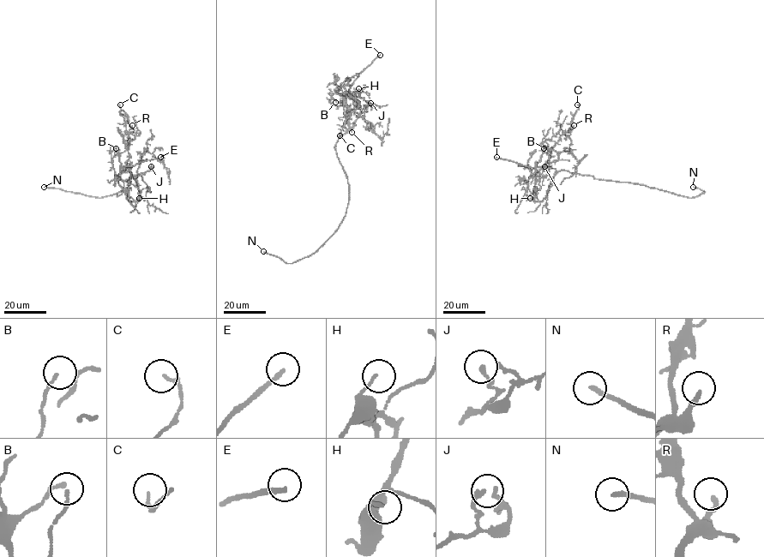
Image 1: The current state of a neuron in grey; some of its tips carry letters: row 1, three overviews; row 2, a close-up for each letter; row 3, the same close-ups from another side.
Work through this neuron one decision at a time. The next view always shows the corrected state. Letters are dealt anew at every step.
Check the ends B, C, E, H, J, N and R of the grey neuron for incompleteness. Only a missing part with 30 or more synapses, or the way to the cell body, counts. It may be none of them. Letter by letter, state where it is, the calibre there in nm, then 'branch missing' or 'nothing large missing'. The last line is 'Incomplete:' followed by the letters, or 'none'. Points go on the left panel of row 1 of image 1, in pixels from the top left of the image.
B: (116, 148) | 90 nm | nothing large missing
C: (120, 104) | 130 nm | nothing large missing
E: (160, 157) | 200 nm | branch missing
H: (139, 198) | 110 nm | nothing large missing
J: (151, 166) | 190 nm | nothing large missing
N: (44, 187) | 220 nm | branch missing
R: (132, 125) | 200 nm | branch missing
Incomplete: E, N, R

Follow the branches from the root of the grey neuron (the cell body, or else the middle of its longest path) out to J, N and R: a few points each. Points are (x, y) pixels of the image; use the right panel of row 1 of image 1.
J: (574, 173), (559, 170), (539, 201), (534, 183), (544, 166)
N: (574, 173), (601, 180), (643, 184), (688, 197), (705, 192), (693, 187)
R: (574, 173), (559, 170), (547, 195), (540, 201), (534, 196), (536, 173), (559, 138), (574, 125)

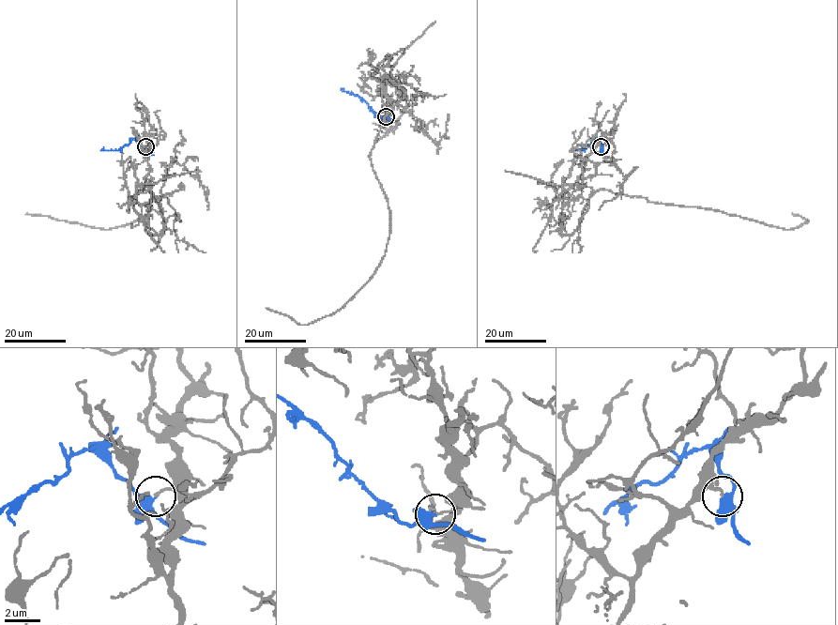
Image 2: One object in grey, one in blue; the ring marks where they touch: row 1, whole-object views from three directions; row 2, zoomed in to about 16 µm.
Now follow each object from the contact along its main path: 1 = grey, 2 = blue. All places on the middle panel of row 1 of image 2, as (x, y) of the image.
1: (385, 116), (381, 77), (405, 92), (370, 155), (389, 212), (379, 266), (342, 308), (307, 324), (266, 308)
2: (385, 116), (381, 118), (358, 96), (343, 87)

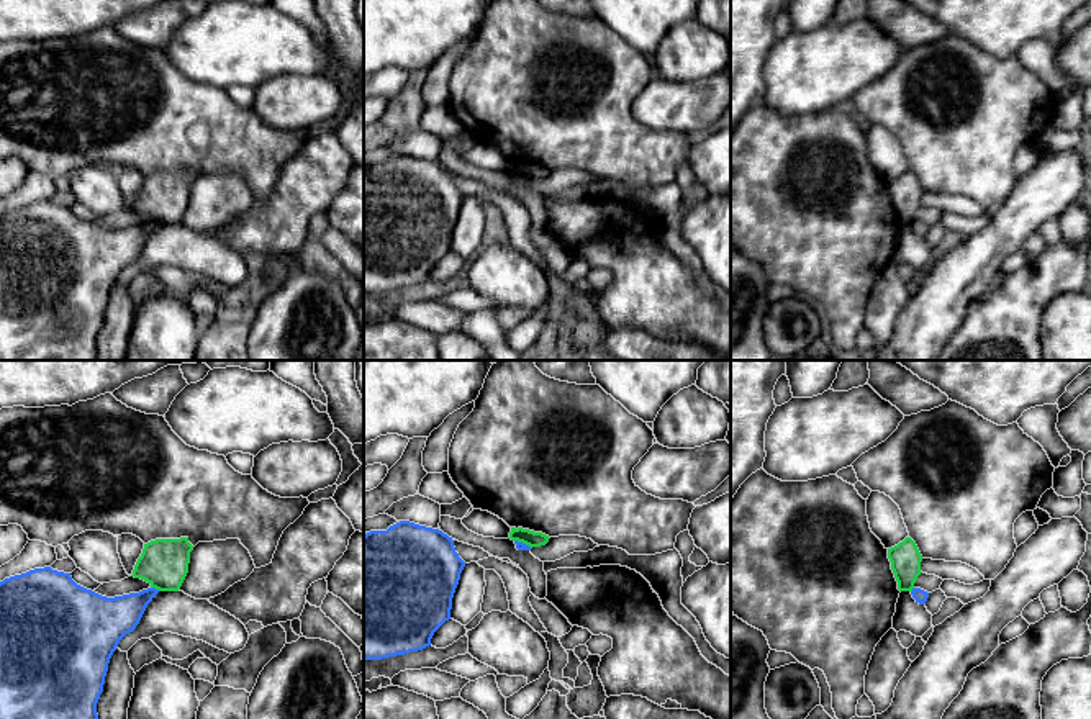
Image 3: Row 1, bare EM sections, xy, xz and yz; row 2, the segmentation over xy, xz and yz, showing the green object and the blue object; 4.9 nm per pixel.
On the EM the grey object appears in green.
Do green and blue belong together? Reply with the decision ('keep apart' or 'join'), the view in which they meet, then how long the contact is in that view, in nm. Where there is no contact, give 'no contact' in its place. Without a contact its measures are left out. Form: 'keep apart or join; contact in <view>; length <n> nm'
keep apart; contact in xy; length 50 nm

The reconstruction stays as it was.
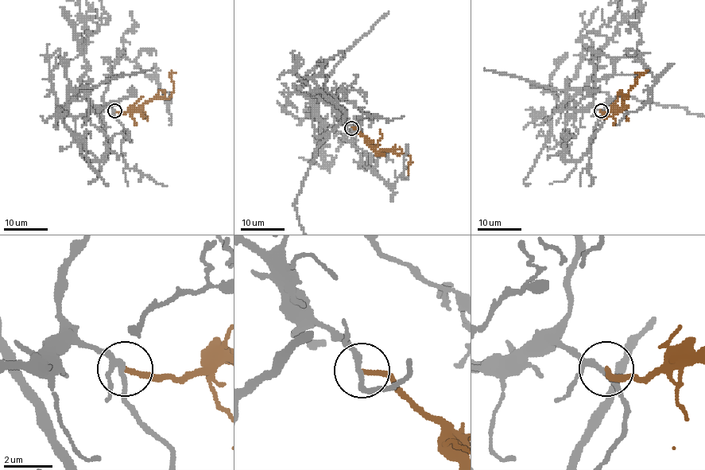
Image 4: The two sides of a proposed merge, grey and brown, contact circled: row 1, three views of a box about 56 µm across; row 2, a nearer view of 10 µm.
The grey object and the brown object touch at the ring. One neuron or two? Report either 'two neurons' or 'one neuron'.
one neuron

